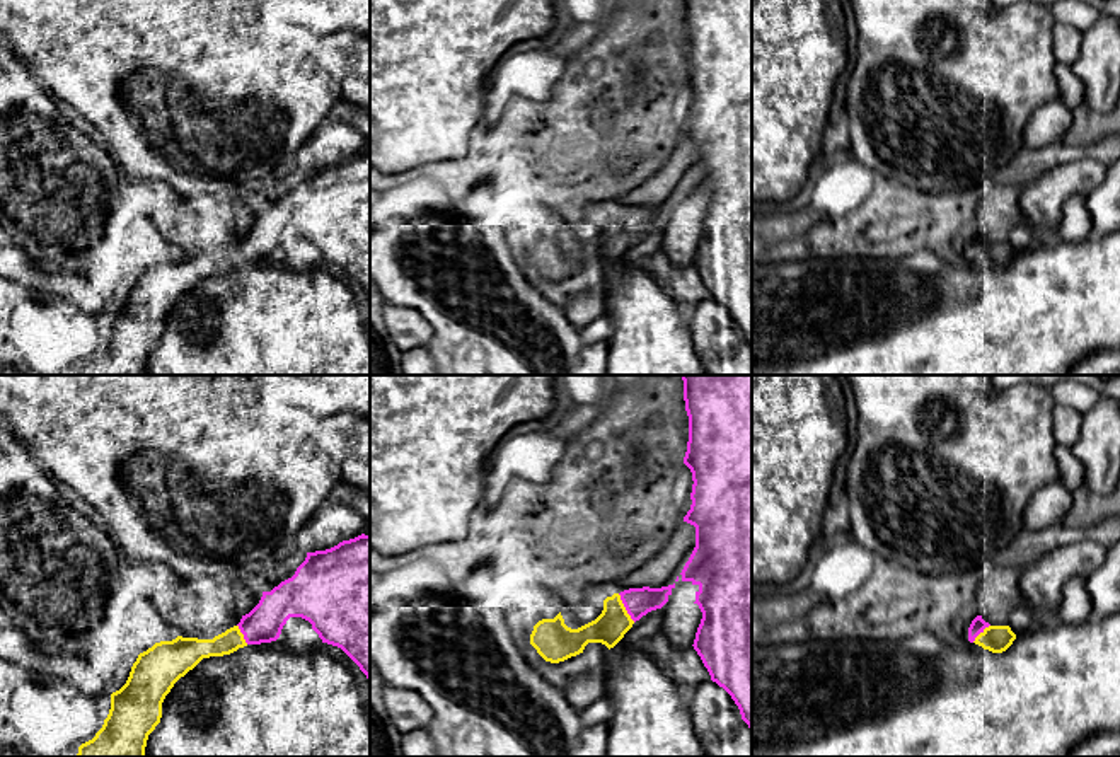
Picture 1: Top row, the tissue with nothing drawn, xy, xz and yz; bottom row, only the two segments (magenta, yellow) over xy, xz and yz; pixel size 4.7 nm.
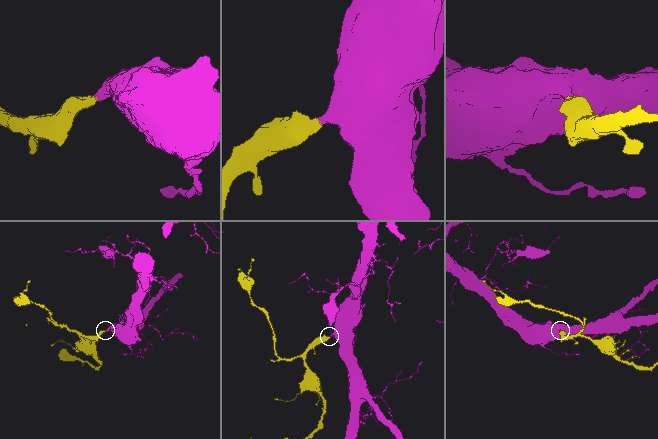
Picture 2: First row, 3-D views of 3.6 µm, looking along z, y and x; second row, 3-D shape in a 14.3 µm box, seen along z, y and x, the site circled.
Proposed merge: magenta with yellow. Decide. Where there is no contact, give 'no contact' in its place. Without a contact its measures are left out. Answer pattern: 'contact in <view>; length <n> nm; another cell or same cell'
contact in xz; length 160 nm; same cell

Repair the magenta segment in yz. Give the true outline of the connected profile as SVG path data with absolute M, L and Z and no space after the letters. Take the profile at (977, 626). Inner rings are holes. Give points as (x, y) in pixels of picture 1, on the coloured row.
M977 615L968 627L968 641L992 653L1006 651L1014 639L1016 634L1009 626L990 626L982 615Z

